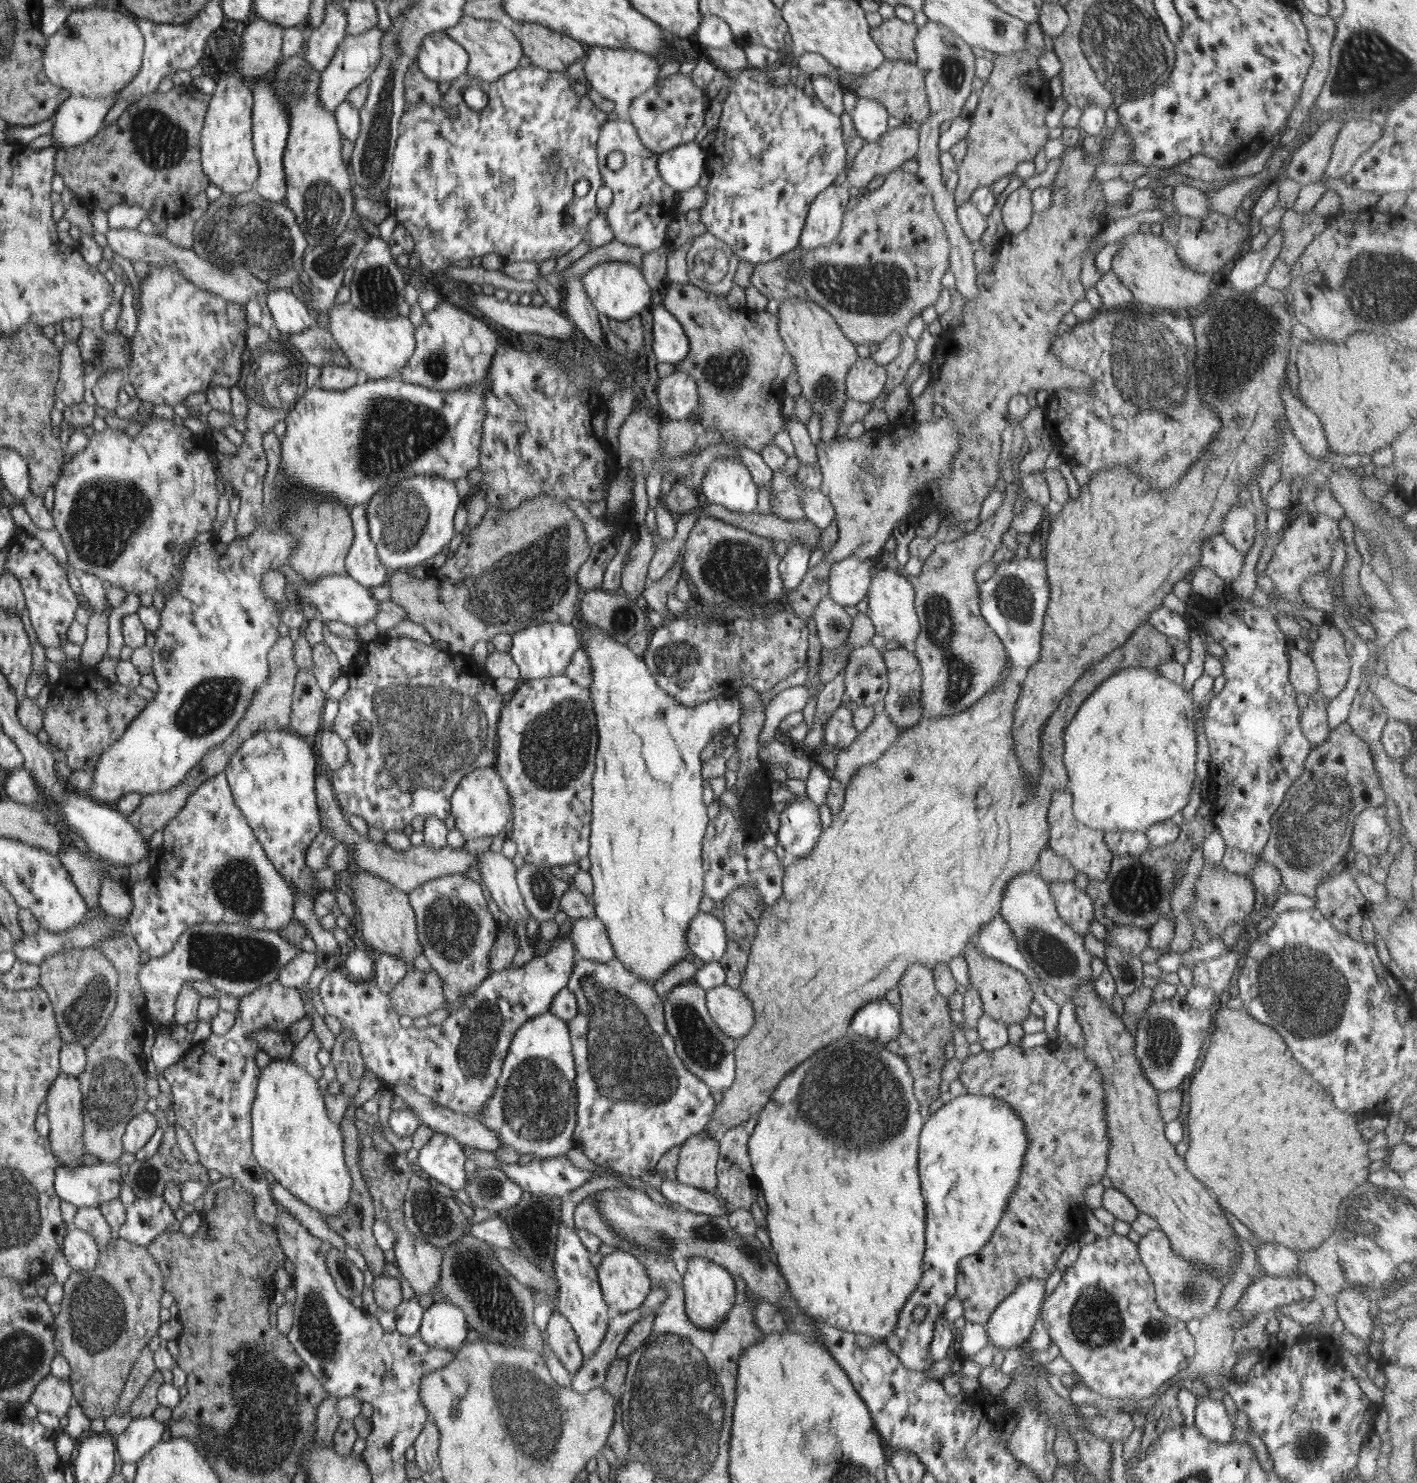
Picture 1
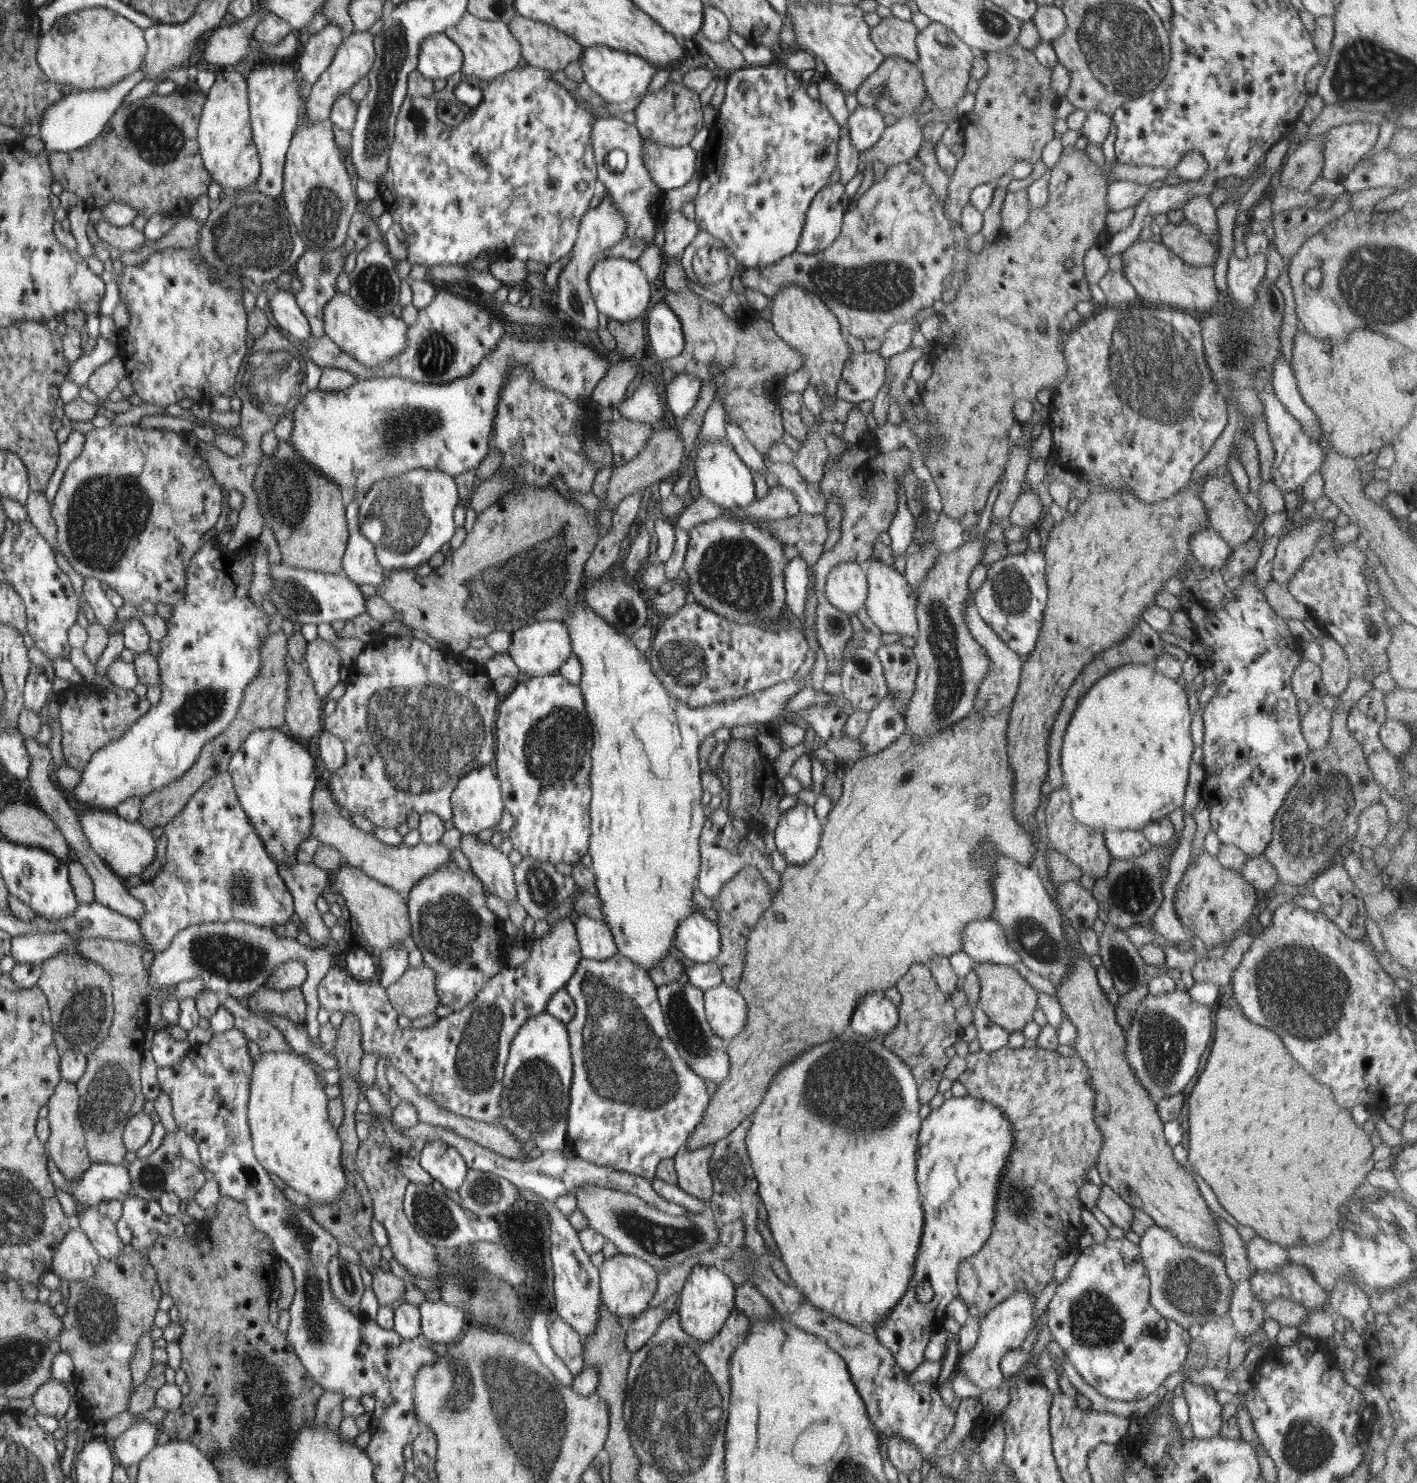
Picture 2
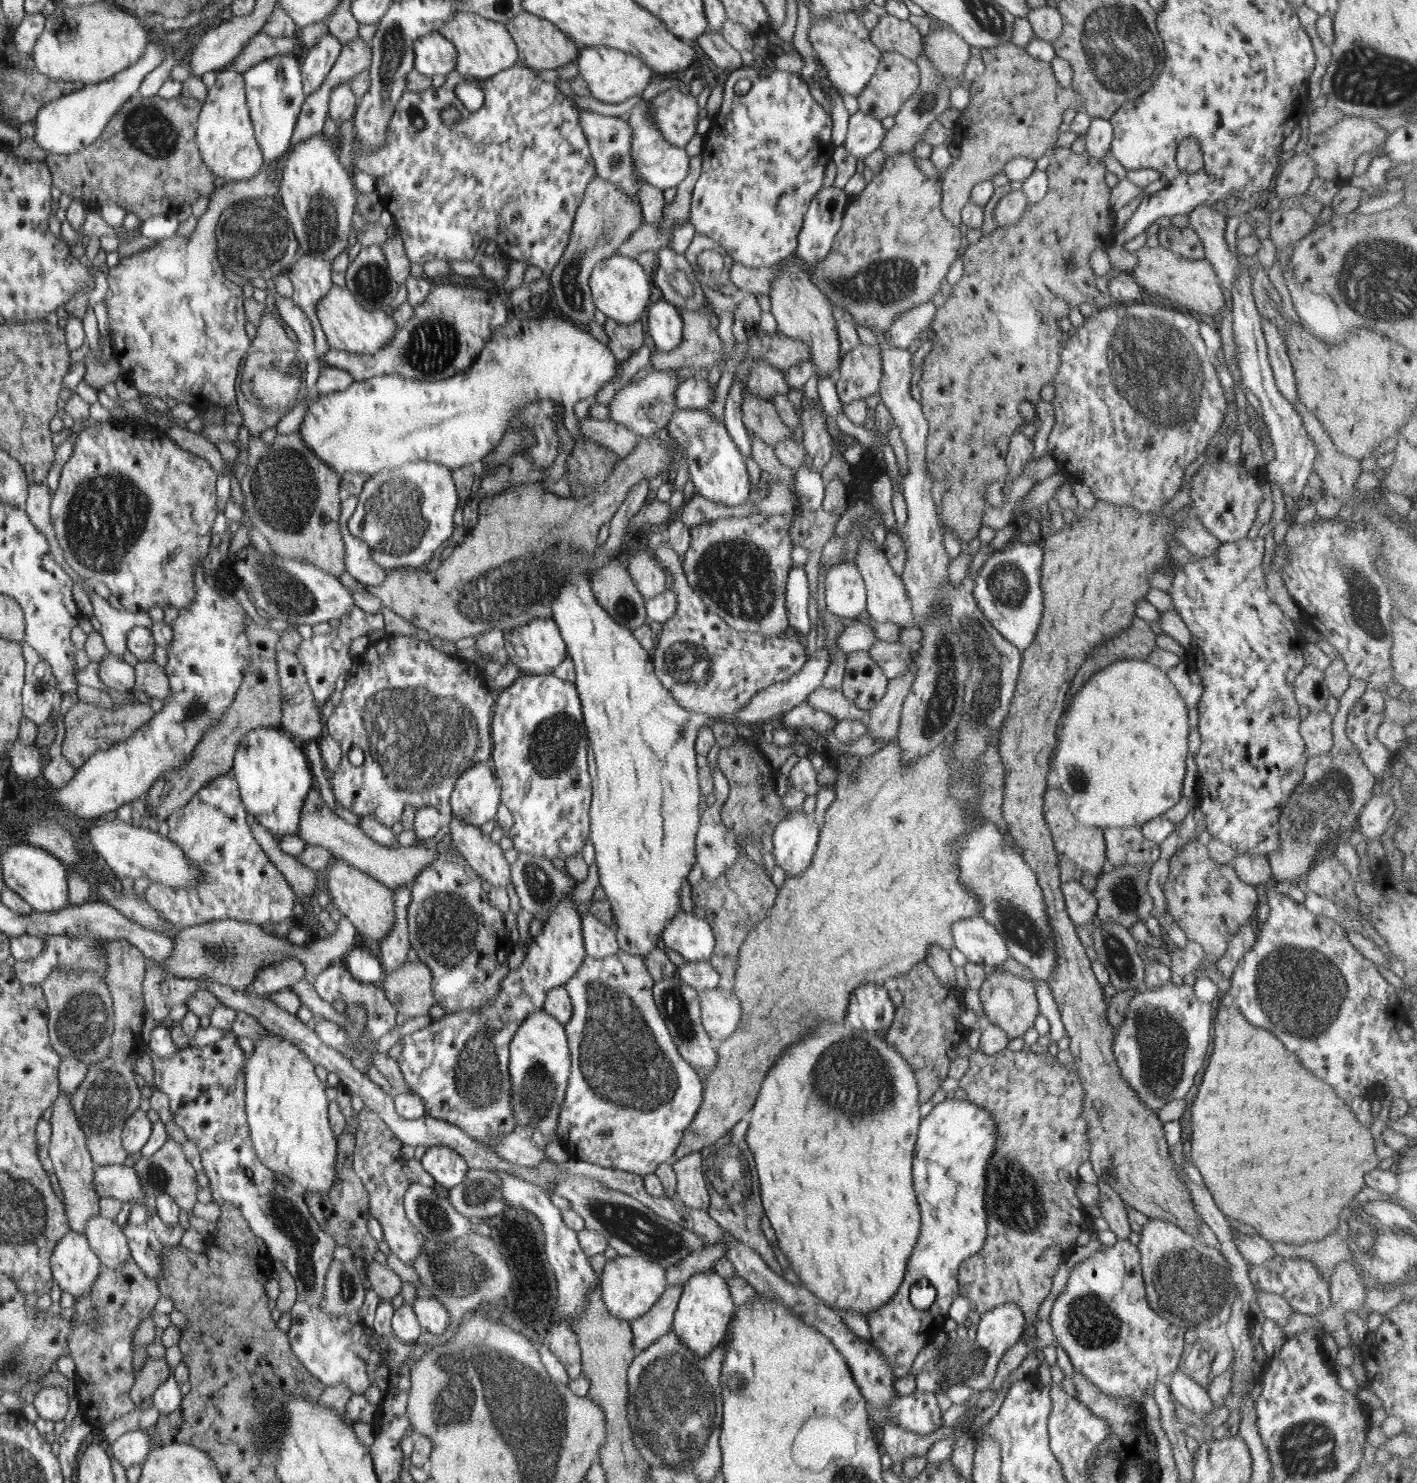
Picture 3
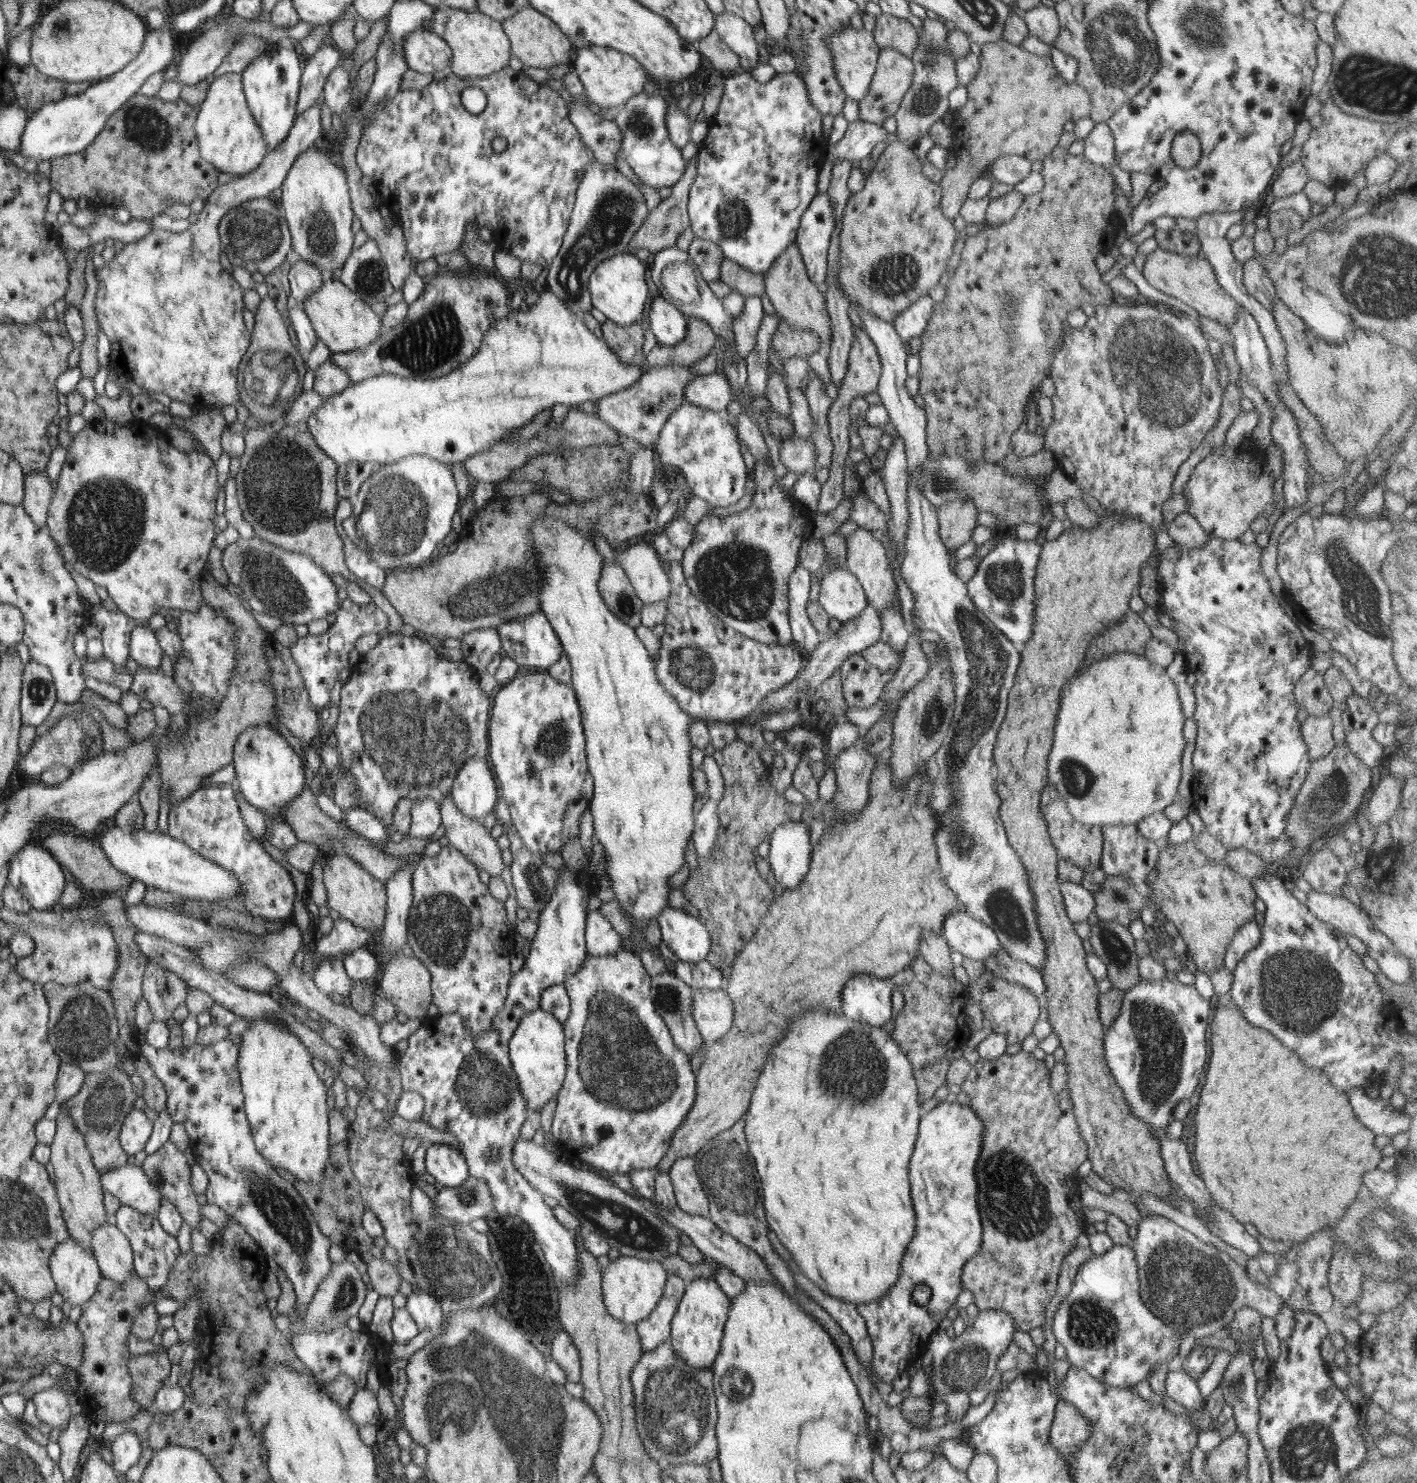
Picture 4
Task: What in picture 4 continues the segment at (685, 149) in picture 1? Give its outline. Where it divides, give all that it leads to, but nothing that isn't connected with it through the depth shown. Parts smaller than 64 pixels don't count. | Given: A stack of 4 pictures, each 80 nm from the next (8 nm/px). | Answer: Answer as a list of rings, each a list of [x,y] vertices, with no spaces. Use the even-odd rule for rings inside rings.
[[[644,91],[630,98],[628,103],[615,111],[615,121],[622,132],[620,156],[638,176],[640,182],[654,189],[674,187],[685,172],[682,152],[670,141],[666,129],[668,104],[659,94],[648,95]]]

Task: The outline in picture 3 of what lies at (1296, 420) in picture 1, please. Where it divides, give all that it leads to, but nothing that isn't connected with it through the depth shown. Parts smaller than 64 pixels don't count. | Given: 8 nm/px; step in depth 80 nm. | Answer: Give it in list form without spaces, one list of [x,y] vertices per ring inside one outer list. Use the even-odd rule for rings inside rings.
[[[1261,316],[1261,318],[1262,330],[1267,342],[1269,361],[1271,369],[1273,370],[1275,385],[1286,400],[1291,404],[1296,403],[1299,401],[1299,398],[1296,392],[1294,371],[1288,358],[1287,345],[1284,339],[1280,337],[1278,329],[1276,328],[1278,322],[1272,318],[1263,318],[1263,316]]]

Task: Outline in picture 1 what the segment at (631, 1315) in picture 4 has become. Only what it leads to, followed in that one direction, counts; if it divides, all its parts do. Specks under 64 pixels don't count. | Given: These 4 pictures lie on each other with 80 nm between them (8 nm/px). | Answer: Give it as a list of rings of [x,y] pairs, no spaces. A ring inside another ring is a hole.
[[[614,1251],[603,1256],[597,1275],[605,1303],[618,1314],[636,1310],[652,1290],[647,1270],[628,1252]]]

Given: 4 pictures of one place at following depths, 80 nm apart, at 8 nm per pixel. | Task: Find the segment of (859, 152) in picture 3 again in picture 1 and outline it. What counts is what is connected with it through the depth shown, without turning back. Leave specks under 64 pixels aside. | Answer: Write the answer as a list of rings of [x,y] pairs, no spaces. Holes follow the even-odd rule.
[[[860,98],[851,112],[854,130],[858,132],[858,138],[864,140],[864,145],[877,142],[886,133],[888,117],[880,102],[868,98]]]

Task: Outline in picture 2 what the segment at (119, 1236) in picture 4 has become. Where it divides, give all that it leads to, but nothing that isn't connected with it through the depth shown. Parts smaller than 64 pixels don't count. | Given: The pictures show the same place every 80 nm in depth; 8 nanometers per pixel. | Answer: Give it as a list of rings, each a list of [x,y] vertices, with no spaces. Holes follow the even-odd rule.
[[[93,1205],[79,1215],[79,1228],[91,1239],[100,1258],[116,1258],[124,1248],[116,1223],[100,1214]]]

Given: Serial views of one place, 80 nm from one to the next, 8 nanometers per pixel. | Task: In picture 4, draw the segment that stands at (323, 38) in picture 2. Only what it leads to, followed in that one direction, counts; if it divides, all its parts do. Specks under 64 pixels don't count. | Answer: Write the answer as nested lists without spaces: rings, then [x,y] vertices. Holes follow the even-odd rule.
[[[323,43],[316,50],[316,53],[308,58],[304,66],[303,86],[299,89],[299,102],[296,104],[296,120],[322,98],[323,86],[326,84],[328,75],[340,65],[341,59],[342,52],[335,44]]]

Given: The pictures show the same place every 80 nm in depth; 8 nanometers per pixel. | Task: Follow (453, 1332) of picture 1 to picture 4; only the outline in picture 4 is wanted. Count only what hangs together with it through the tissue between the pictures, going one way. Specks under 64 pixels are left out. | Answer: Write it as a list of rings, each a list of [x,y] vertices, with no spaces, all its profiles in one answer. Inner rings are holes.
[[[415,1289],[413,1293],[407,1296],[405,1309],[409,1310],[420,1331],[433,1330],[437,1332],[441,1329],[444,1313],[442,1313],[439,1299],[431,1294]]]

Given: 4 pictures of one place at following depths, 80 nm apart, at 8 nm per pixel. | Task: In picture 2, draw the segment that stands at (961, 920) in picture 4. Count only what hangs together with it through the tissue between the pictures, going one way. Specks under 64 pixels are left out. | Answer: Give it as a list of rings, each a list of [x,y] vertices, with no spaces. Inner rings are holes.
[[[992,918],[975,920],[963,930],[963,950],[972,962],[1009,965],[1021,962],[1019,954],[1011,947],[1000,923]]]

